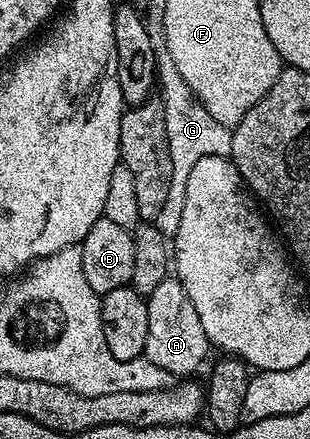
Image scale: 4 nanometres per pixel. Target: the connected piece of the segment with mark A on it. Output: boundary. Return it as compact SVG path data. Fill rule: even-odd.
M169 278L162 281L146 299L150 314L150 330L146 334L143 359L154 362L154 366L166 370L174 378L188 378L196 374L192 372L199 370L200 363L207 358L208 352L210 353L210 345L206 338L206 330L202 330L202 322L198 319L198 310L194 310L194 302L190 302L186 290L179 280Z

